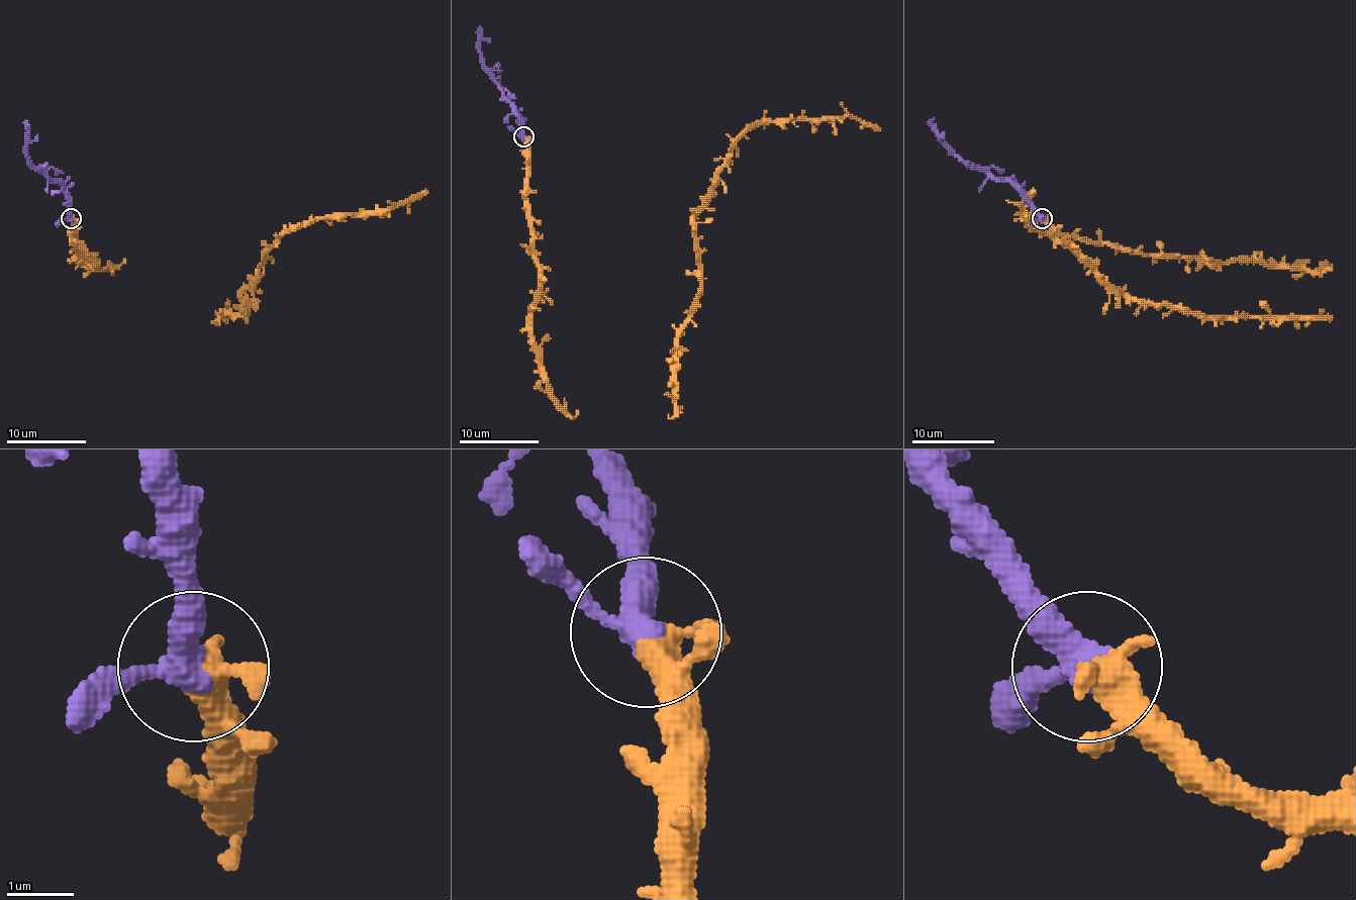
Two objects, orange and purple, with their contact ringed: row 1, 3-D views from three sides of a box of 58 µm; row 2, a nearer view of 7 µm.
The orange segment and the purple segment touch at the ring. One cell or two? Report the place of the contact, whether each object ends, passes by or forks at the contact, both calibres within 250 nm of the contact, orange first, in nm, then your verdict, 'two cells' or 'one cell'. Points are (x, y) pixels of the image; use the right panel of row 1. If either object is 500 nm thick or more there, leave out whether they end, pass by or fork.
place (1042, 218); calibres 550 and 380 nm; one cell

